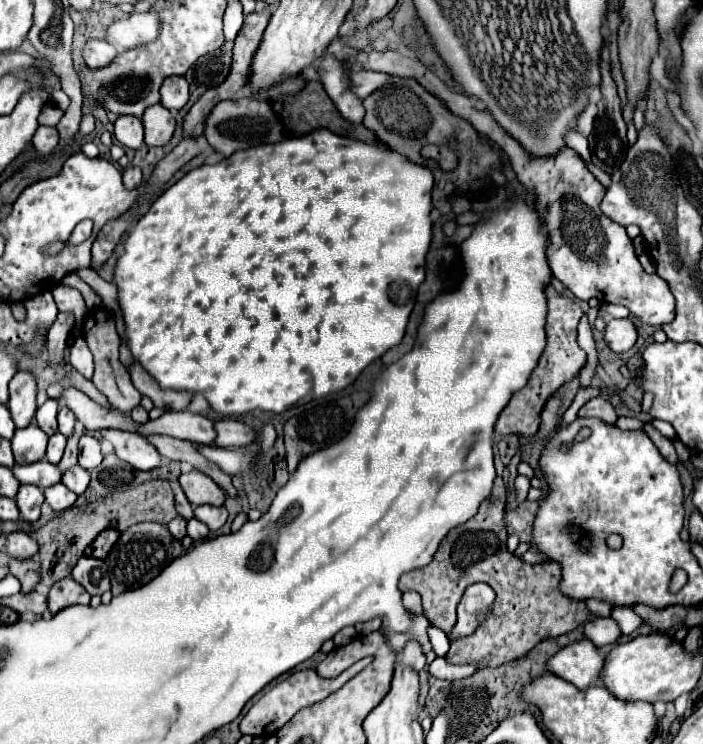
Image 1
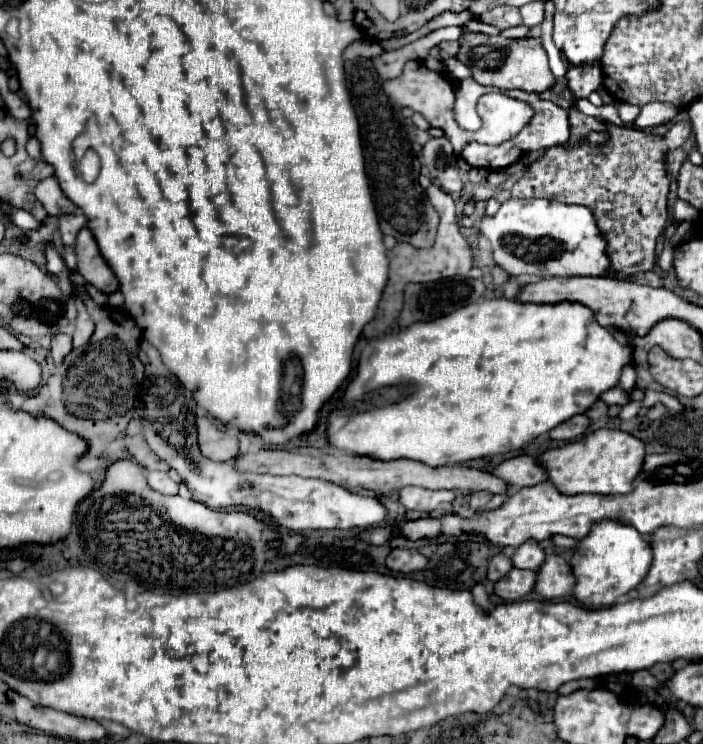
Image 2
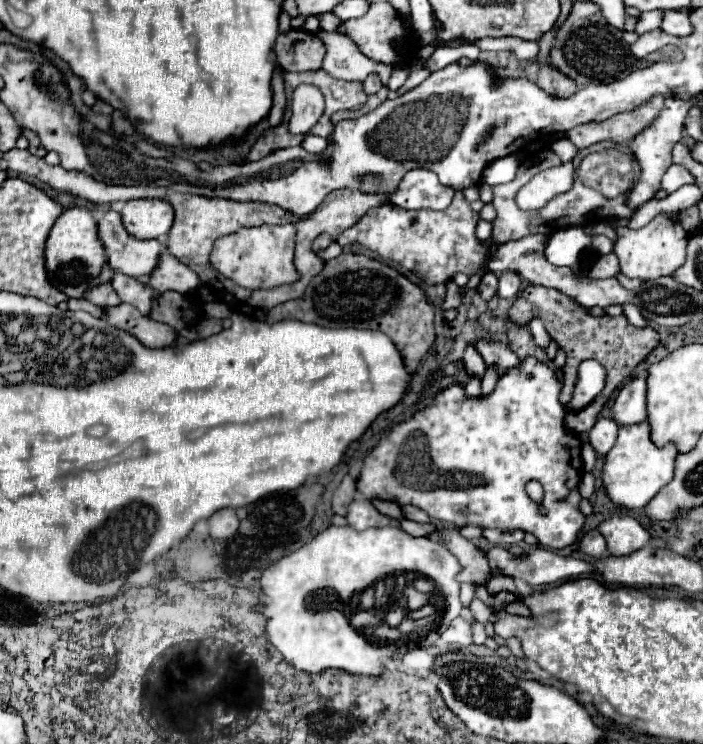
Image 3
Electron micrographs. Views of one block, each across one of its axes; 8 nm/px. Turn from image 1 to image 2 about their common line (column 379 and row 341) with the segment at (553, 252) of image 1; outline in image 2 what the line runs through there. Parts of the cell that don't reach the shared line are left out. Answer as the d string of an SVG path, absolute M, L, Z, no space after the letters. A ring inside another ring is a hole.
M56 334L52 338L50 352L52 352L52 360L56 364L62 364L64 358L66 358L66 354L70 354L70 350L72 350L72 336L70 334Z

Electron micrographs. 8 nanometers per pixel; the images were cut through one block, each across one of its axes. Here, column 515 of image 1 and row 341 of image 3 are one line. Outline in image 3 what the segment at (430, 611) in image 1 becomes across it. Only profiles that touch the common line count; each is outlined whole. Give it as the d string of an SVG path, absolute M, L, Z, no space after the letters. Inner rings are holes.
M528 284L520 294L512 308L508 310L508 318L516 324L516 326L528 326L528 322L532 318L540 318L544 322L546 332L556 340L556 344L566 352L566 366L564 366L564 386L560 392L560 402L564 406L570 404L572 394L574 394L574 384L576 384L576 370L580 366L580 362L584 360L596 360L604 366L606 370L606 388L598 394L598 398L594 398L594 402L590 402L588 406L584 406L582 410L574 412L574 410L566 410L566 428L572 432L588 432L594 422L598 412L602 410L602 406L608 402L610 394L632 374L632 370L658 346L660 338L658 332L654 328L644 328L638 330L636 326L632 326L626 319L626 316L609 316L607 318L592 318L592 322L576 322L588 316L588 310L582 308L578 302L574 302L572 298L568 298L566 294L558 292L554 288L547 288L534 284Z

